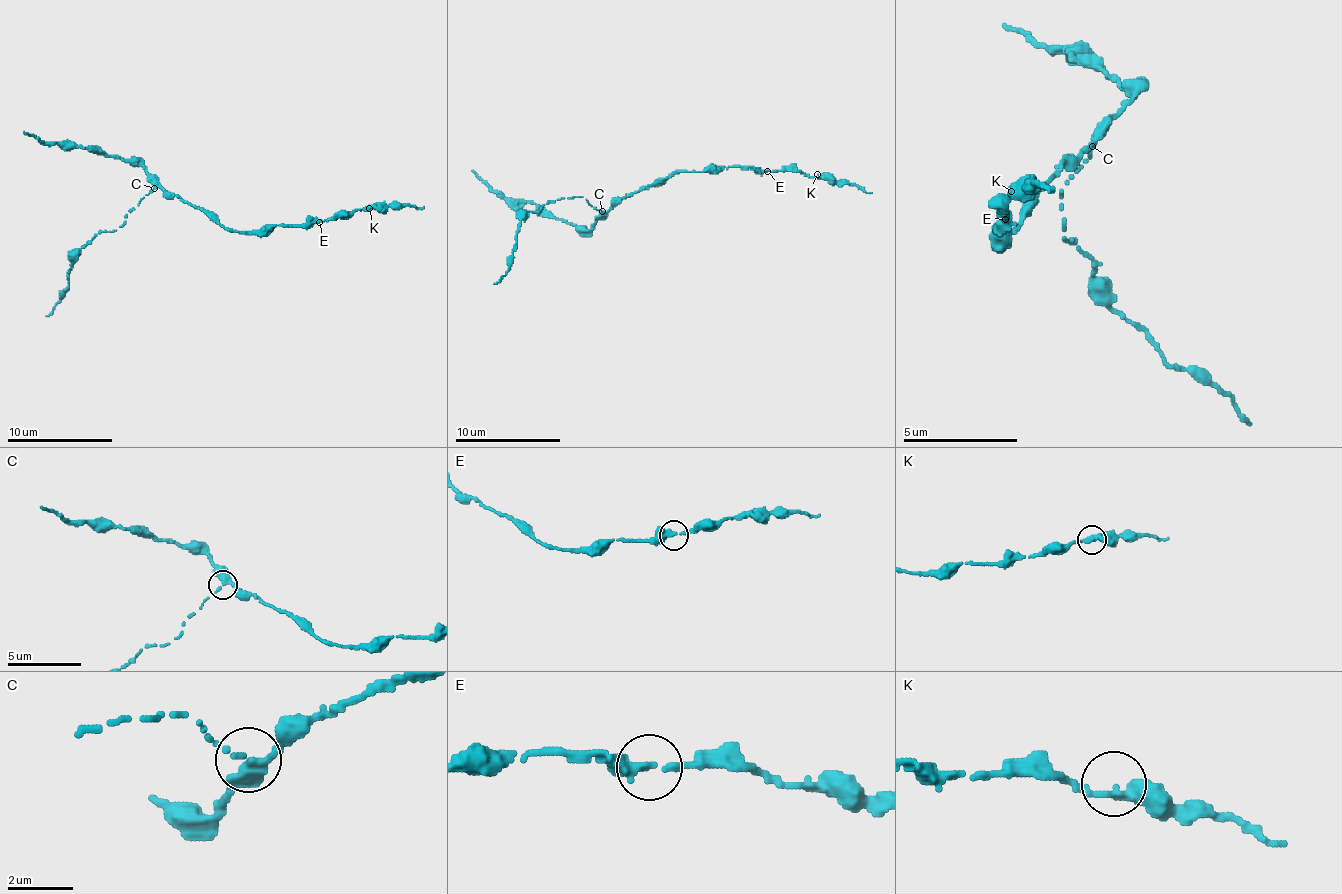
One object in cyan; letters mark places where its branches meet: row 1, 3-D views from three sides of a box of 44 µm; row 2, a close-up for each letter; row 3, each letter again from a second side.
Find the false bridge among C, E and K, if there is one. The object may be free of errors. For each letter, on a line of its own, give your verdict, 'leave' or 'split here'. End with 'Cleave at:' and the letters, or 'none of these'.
C: split here
E: leave
K: leave
Cleave at: C

